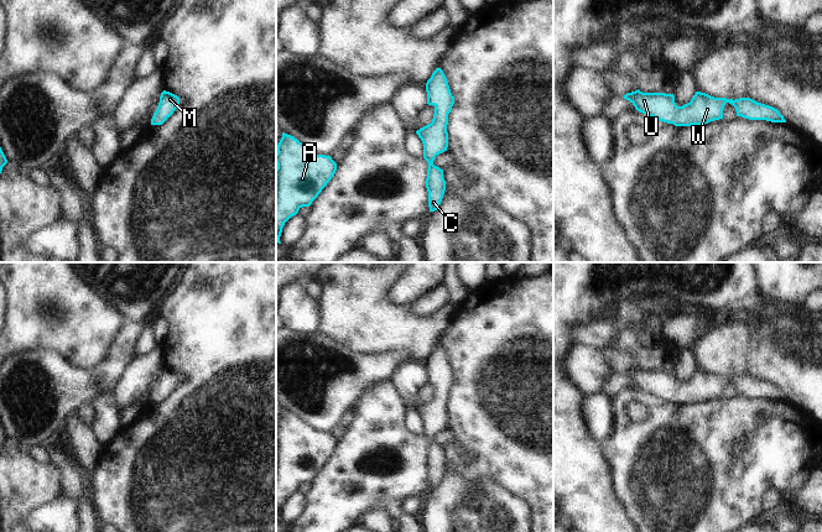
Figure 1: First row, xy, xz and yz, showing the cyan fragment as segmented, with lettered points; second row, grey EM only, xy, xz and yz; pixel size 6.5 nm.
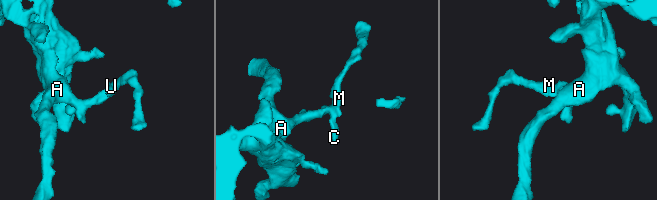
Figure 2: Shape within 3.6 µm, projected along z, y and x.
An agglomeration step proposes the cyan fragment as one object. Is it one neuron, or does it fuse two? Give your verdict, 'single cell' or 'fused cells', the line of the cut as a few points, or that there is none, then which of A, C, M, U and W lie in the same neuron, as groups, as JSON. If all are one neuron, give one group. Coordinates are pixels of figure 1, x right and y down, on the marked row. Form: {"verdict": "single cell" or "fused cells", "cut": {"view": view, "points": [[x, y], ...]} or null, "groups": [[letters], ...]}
{"verdict": "single cell", "cut": null, "groups": [["A", "C", "M", "U", "W"]]}

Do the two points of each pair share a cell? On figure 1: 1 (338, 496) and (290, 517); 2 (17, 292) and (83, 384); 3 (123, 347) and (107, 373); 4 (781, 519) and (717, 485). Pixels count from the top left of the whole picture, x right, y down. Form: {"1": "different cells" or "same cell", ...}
{"1": "different cells", "2": "different cells", "3": "same cell", "4": "different cells"}

